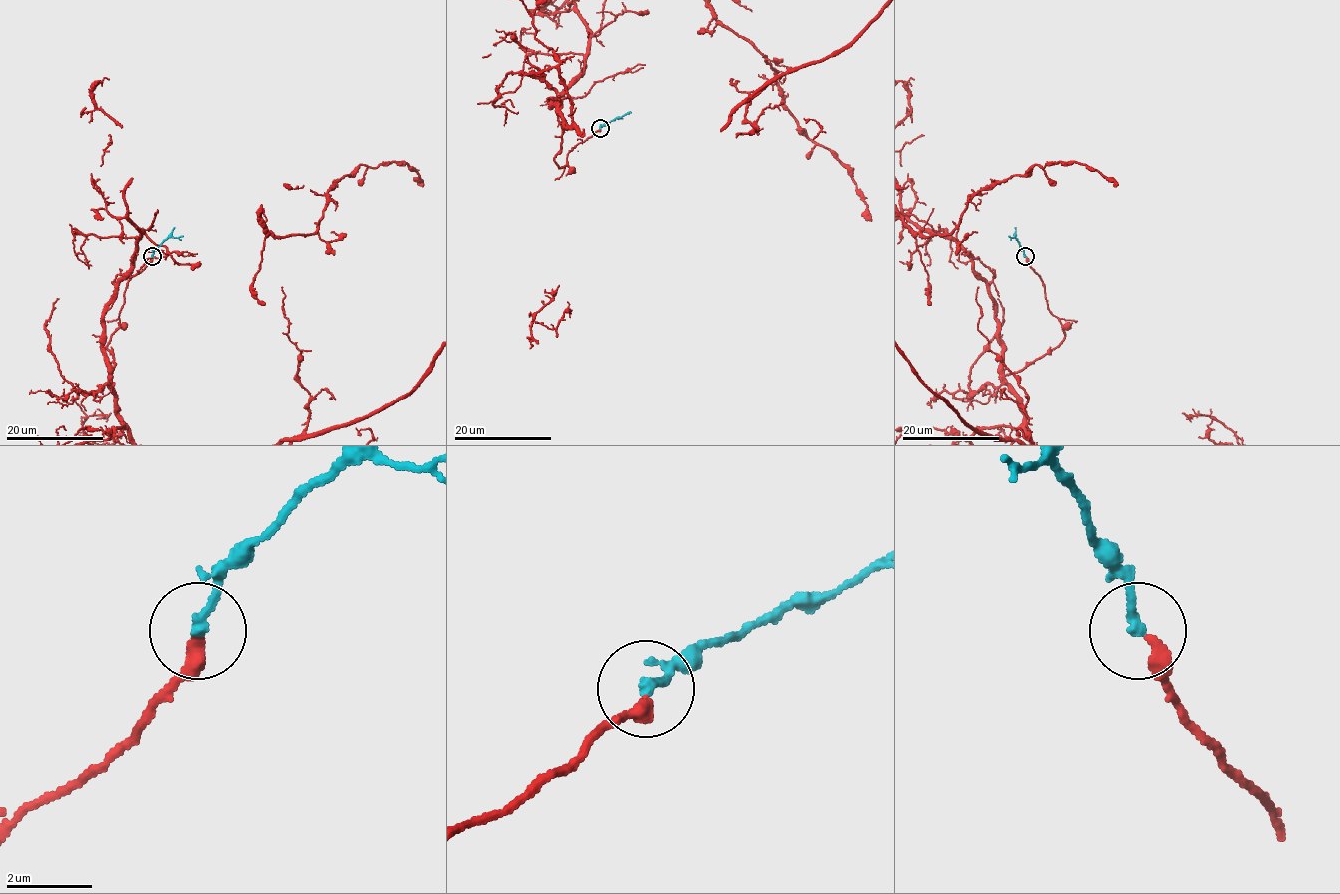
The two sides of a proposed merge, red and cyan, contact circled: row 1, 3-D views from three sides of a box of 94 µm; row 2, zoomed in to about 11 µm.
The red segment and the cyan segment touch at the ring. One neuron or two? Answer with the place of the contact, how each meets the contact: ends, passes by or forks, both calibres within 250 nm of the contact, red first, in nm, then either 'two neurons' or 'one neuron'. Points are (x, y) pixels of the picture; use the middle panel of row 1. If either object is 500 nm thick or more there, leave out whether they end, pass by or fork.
place (600, 128); red ends; cyan ends; calibres 360 and 240 nm; one neuron

